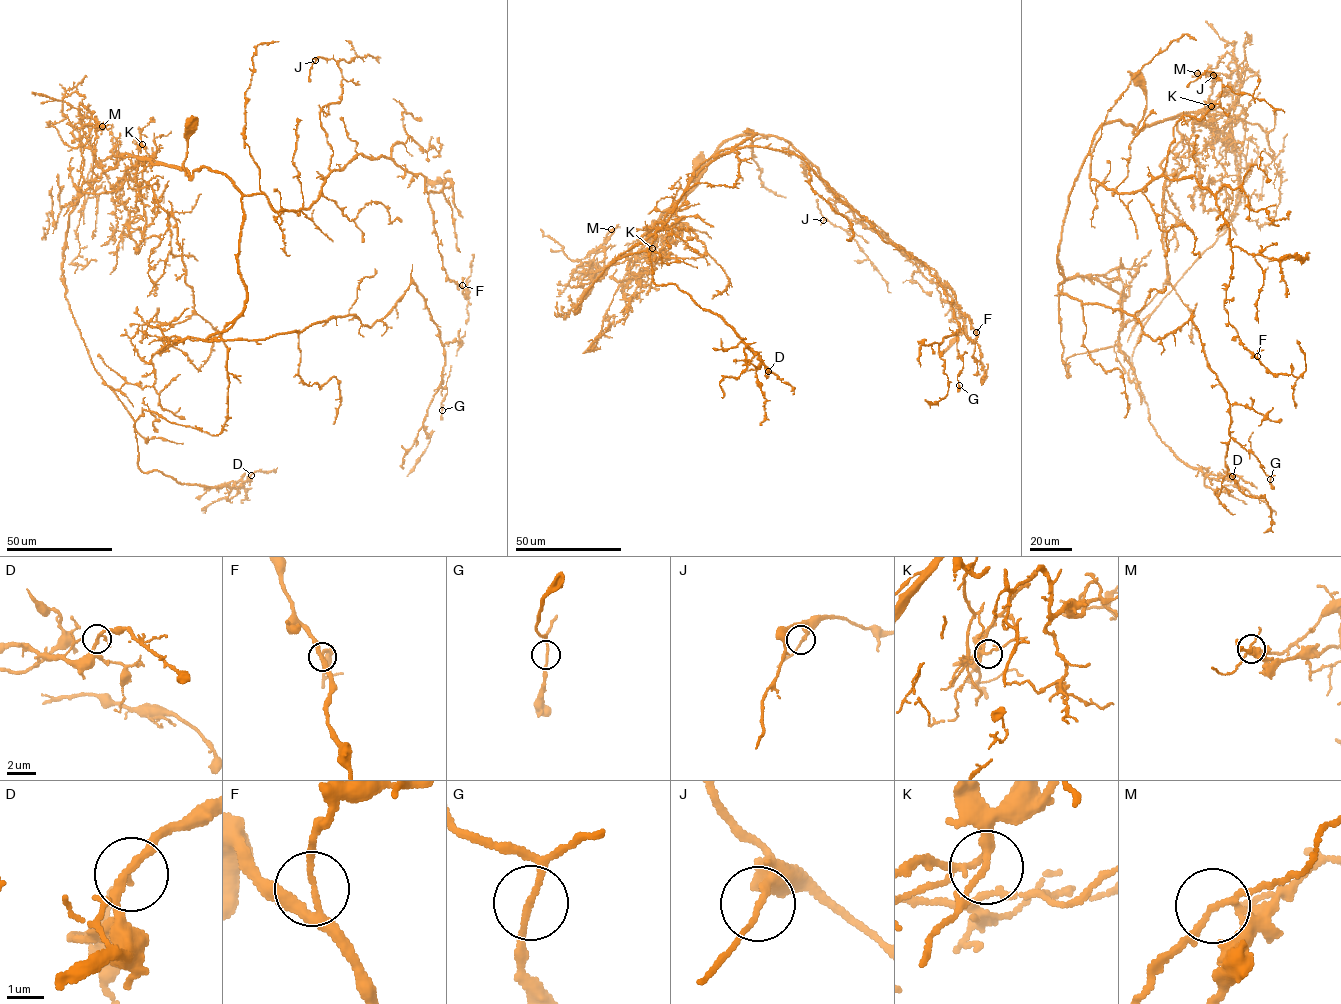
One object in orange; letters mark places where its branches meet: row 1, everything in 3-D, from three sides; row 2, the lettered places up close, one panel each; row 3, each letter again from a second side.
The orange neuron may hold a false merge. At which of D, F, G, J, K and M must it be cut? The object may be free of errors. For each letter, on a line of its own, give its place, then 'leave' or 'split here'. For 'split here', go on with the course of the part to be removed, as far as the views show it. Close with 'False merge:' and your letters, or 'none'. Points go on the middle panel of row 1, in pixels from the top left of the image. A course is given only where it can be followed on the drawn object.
D: (768, 371) | leave
F: (976, 332) | leave
G: (959, 385) | leave
J: (823, 220) | leave
K: (652, 248) | leave
M: (611, 229) | split here | (611, 229), (575, 313), (607, 267), (648, 252), (653, 283), (675, 284), (747, 347), (765, 400), (761, 424)
False merge: M

